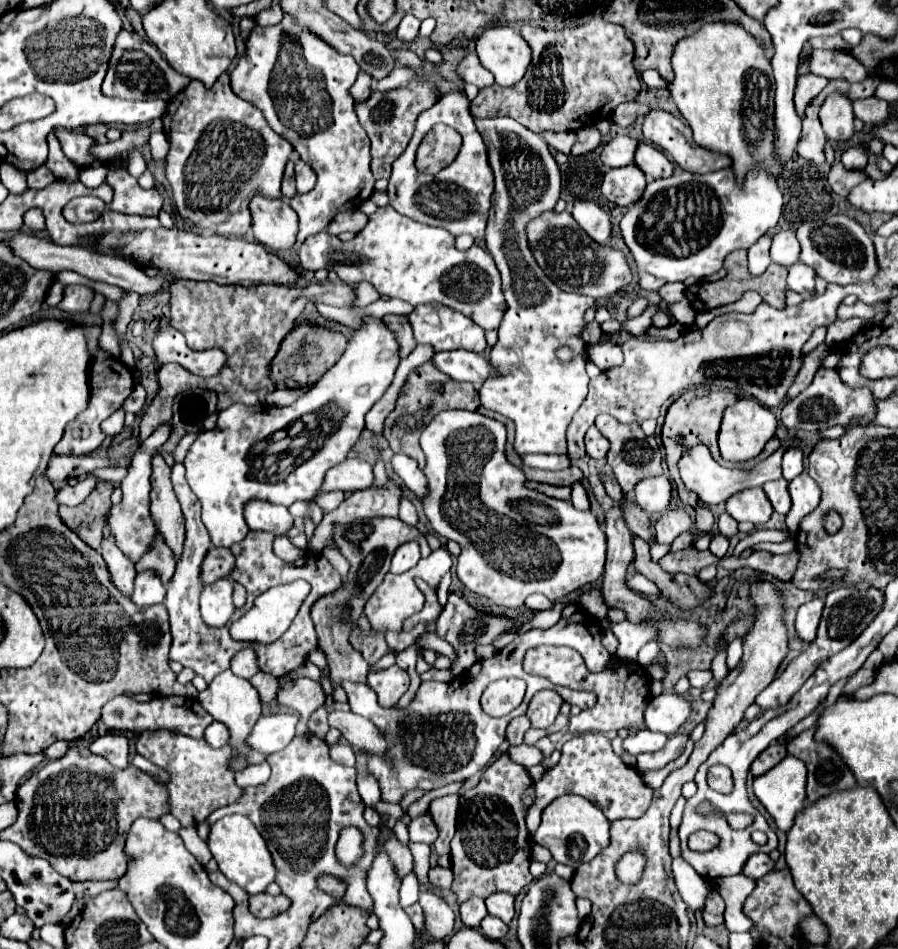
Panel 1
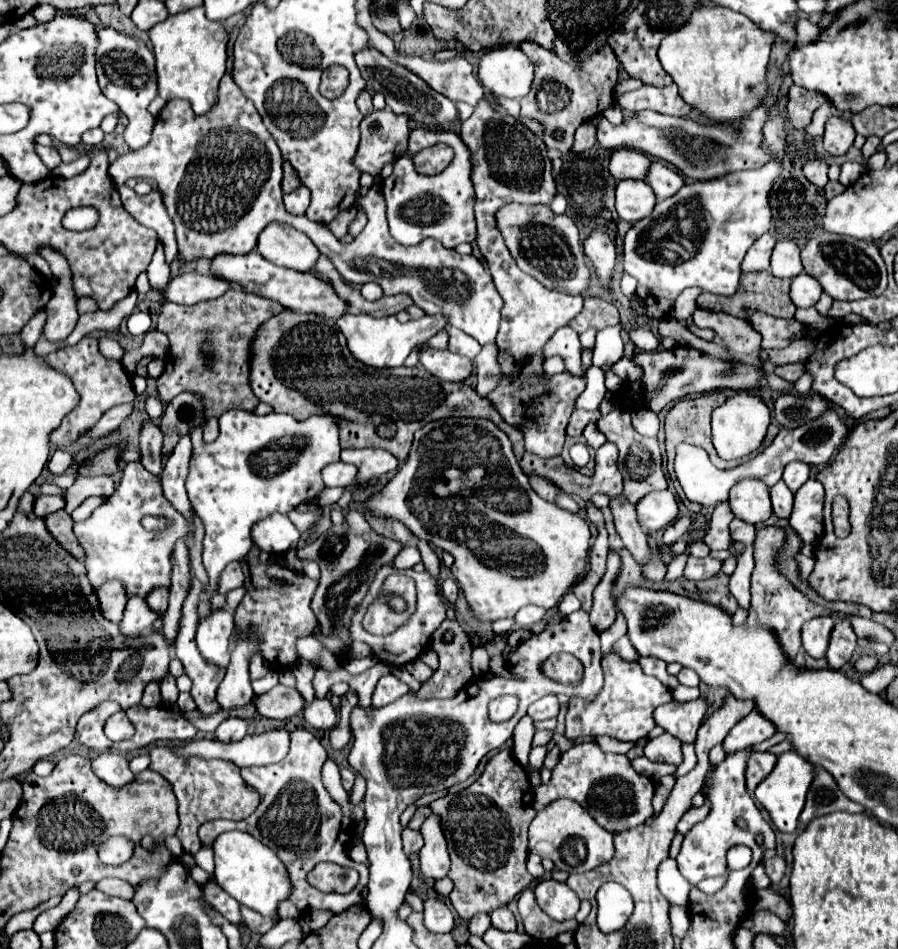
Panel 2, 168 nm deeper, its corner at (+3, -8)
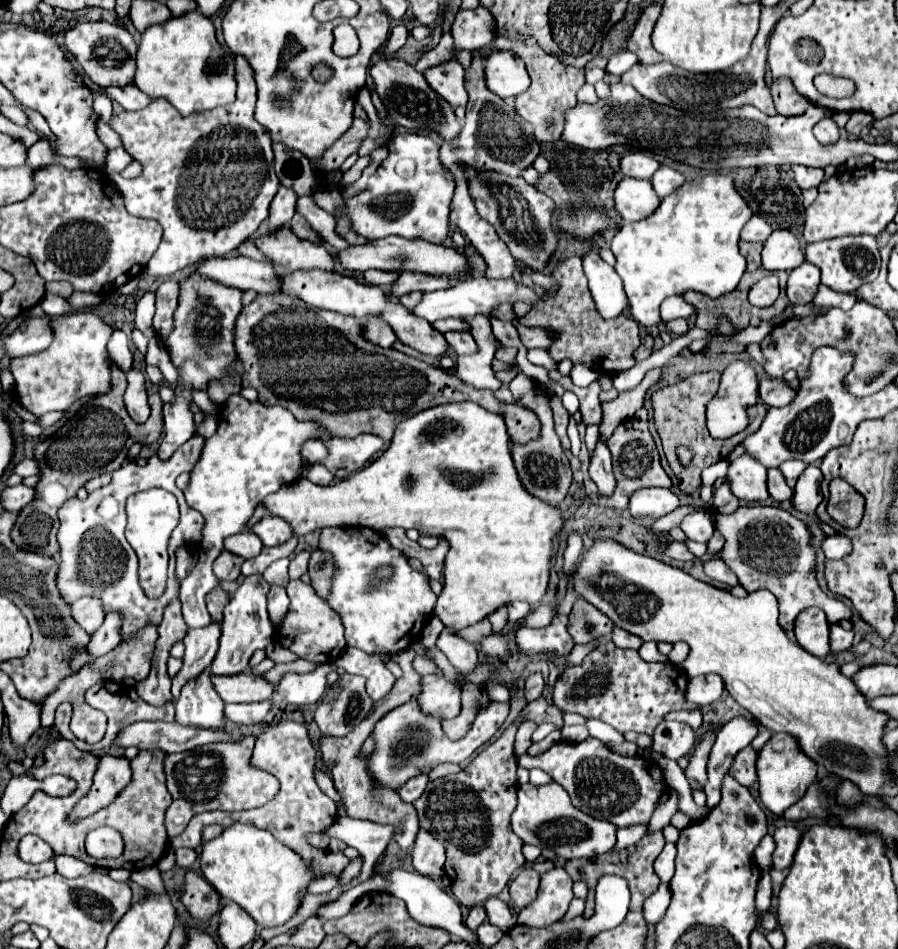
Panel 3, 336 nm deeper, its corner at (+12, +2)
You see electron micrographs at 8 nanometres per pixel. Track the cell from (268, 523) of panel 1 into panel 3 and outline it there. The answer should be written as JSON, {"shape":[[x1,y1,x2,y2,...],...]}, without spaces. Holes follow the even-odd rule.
{"shape":[[264,516,254,528,252,532,256,532,260,536,260,540,264,542,264,546,280,546,286,540,292,538,292,526,276,516]]}

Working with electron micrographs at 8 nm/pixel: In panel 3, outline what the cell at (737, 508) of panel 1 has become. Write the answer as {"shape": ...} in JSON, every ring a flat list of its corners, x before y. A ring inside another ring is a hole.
{"shape":[[742,454,734,462,730,462,728,478,732,494,738,500,764,502,770,496,766,488,766,468,750,454]]}

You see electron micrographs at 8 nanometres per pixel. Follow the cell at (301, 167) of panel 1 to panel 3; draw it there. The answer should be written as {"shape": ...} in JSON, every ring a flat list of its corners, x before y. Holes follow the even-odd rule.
{"shape":[[278,188,278,194,274,196,272,204,270,204,270,216,268,216,268,230,276,232,284,226,290,224,290,218,294,216,294,206,296,206,298,196,292,194,292,190,288,188]]}

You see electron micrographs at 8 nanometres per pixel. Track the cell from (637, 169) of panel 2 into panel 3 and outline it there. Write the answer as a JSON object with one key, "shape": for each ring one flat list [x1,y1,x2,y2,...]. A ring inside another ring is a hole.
{"shape":[[630,152,622,158,620,162,624,176,628,178,642,178,642,180,652,180,652,174,660,168,658,160,644,152]]}

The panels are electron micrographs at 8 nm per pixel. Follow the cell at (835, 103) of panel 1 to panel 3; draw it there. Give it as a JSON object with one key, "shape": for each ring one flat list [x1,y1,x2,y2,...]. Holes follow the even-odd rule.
{"shape":[[824,118,814,126,814,136,820,144,836,144,838,142,838,126,832,118]]}

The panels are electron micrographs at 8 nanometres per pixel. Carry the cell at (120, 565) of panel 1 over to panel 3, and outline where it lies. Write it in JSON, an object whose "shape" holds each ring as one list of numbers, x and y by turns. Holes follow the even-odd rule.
{"shape":[[80,598,72,604,70,608,72,618,76,620,76,624,80,628,84,628,88,634,92,634,94,630,98,630,104,622,104,612,100,610,100,604,96,602,96,598]]}

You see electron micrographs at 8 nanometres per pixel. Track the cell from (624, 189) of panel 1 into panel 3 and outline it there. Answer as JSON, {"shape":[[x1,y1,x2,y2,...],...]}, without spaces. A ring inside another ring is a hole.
{"shape":[[624,178,618,184,614,200,616,200,616,210,626,222,644,220,652,216,660,206,660,198,656,196,652,184,634,178]]}

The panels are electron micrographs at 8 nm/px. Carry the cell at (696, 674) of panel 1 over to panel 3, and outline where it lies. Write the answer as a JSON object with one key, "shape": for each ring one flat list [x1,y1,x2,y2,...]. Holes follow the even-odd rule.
{"shape":[[676,642,674,648,672,648,672,652,668,654,668,658,670,658,672,664,680,664,680,662,686,660,688,652,690,652,690,646,686,642]]}

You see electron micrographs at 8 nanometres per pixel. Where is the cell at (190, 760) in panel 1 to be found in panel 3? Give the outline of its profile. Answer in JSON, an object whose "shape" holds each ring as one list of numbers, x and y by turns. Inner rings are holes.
{"shape":[[248,736,240,742,214,742,196,750,182,754,168,754,166,758,166,778,168,790,172,794,172,804,166,810,166,832,168,836,178,836,192,816,206,810,252,810,268,804,280,788,276,776,250,764,254,750,254,738]]}

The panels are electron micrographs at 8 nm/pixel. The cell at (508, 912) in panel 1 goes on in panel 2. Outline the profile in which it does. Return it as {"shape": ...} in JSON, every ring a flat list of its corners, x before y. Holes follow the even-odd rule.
{"shape":[[501,906,501,908,493,910,489,916,491,916,491,924,499,930,515,930,517,928,517,920,507,906]]}

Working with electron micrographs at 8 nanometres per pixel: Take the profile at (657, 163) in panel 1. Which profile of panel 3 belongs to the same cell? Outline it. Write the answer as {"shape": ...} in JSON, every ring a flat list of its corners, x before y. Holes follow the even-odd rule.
{"shape":[[660,166,660,170,652,178,652,186,660,198,666,198,670,192,680,188,684,182,686,182,684,176,680,172,672,170,670,166]]}

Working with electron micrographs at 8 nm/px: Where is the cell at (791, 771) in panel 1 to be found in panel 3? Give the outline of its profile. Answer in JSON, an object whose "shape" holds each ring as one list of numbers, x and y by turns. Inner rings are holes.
{"shape":[[776,732,766,742,766,746,760,750,756,768,758,768,758,784,760,784,760,800,762,800,762,804,770,812,782,816,782,812,786,808,790,808,792,804,796,804,806,794,808,786,816,780,818,764,802,752,798,740,792,734]]}

